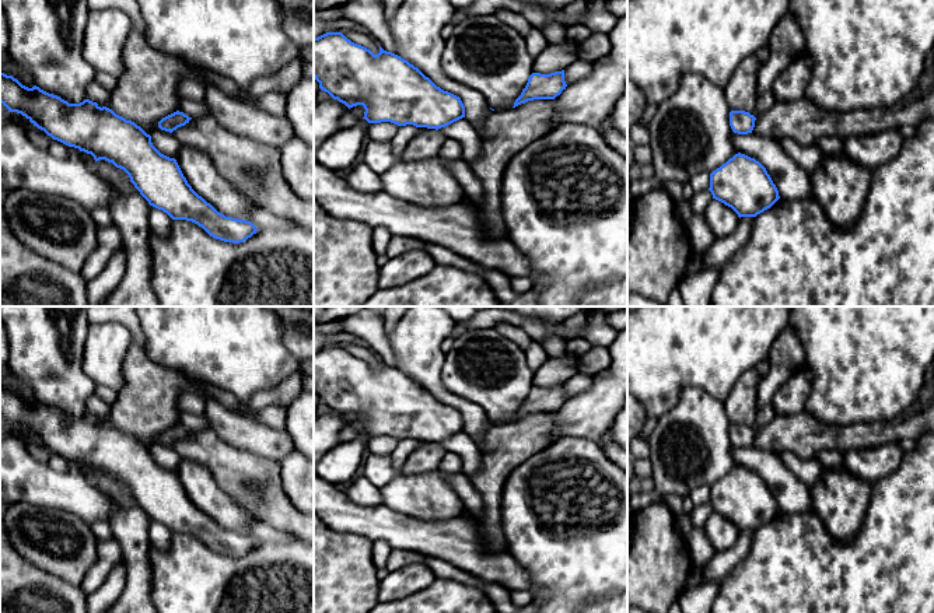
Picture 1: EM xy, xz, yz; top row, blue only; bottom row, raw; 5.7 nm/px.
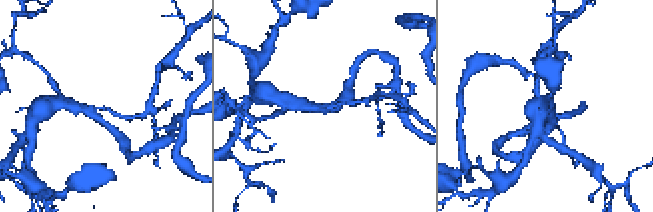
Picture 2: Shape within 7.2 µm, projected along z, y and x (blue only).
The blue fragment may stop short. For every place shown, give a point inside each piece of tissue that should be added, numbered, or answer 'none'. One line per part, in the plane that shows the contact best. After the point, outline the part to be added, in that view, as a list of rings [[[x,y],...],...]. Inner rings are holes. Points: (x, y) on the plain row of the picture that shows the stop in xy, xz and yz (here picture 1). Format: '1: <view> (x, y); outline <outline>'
none

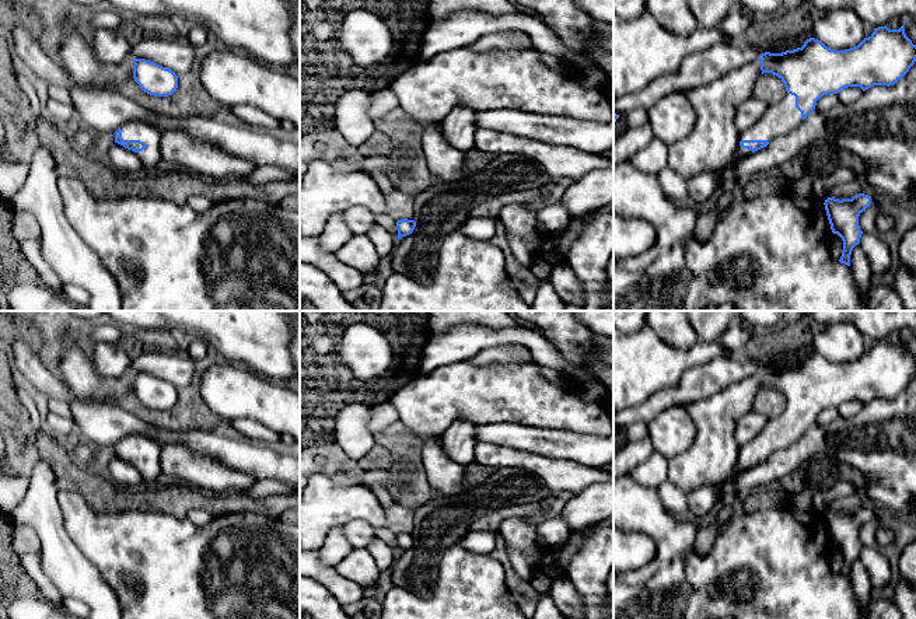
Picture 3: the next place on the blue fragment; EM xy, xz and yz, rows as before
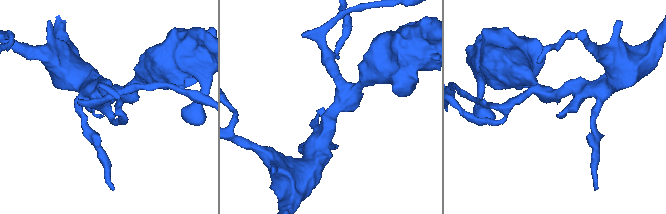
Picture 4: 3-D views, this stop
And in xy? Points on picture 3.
1: xy (140, 444); outline [[[129,434],[120,440],[123,454],[140,454],[147,458],[143,465],[134,466],[144,483],[154,482],[162,472],[160,468],[161,447],[143,434]]]

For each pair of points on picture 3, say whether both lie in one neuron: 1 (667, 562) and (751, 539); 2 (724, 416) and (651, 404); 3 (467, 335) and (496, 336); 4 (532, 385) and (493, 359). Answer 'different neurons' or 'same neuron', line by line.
1: same neuron
2: different neurons
3: same neuron
4: different neurons

